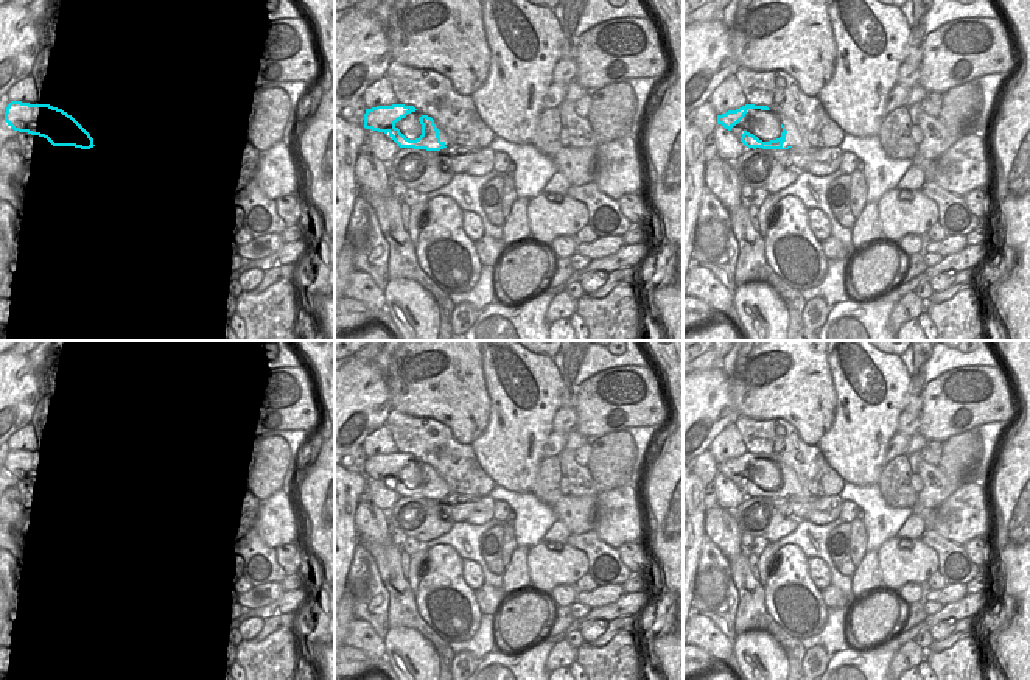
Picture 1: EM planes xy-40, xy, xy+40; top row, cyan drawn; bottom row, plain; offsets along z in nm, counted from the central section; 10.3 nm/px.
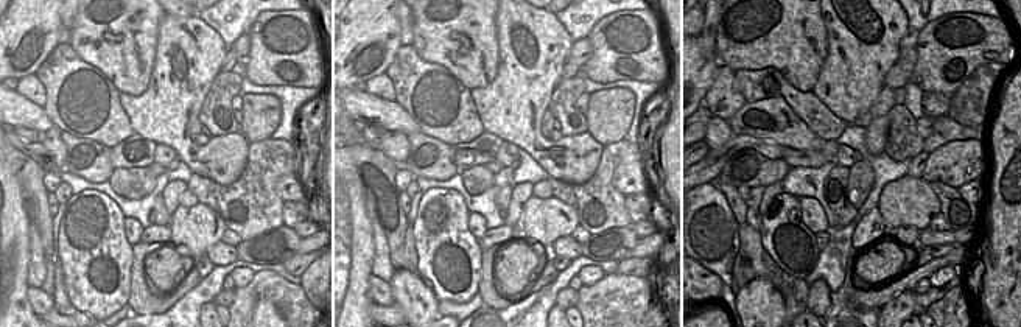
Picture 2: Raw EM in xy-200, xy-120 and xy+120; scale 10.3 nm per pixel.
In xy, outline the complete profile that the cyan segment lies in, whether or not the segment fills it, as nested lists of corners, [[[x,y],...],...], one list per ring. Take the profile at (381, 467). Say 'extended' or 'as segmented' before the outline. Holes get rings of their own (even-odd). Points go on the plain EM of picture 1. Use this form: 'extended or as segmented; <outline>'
extended; [[[392,453],[366,457],[364,476],[384,481],[400,496],[440,499],[451,493],[437,471],[414,454]]]

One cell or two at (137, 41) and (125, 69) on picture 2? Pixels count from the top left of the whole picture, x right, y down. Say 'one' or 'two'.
one

